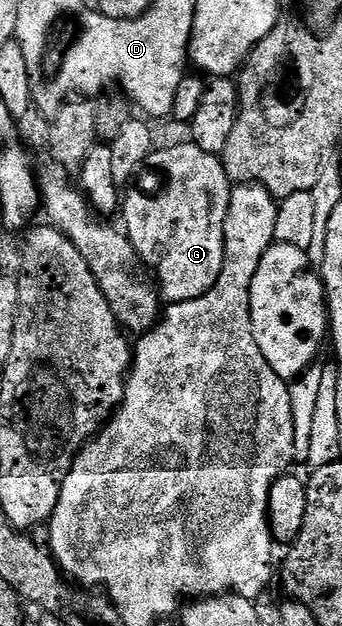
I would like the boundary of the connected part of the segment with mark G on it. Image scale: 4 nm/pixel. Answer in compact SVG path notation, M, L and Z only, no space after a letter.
M189 140L179 143L178 146L169 146L166 150L160 150L160 148L154 149L152 154L149 155L147 166L157 173L158 190L155 191L154 194L144 194L141 190L133 190L129 195L124 195L123 201L119 206L119 217L121 216L122 220L125 221L125 226L123 225L124 233L135 248L138 259L140 259L144 265L146 262L146 264L157 273L155 282L159 287L162 299L164 299L166 303L172 304L175 302L195 300L199 296L206 294L215 284L215 280L219 280L219 272L223 272L223 260L225 259L225 221L227 220L227 212L231 204L233 186L230 183L227 172L225 171L225 166L222 164L220 157L211 152L203 152L203 148L193 145L192 141Z

